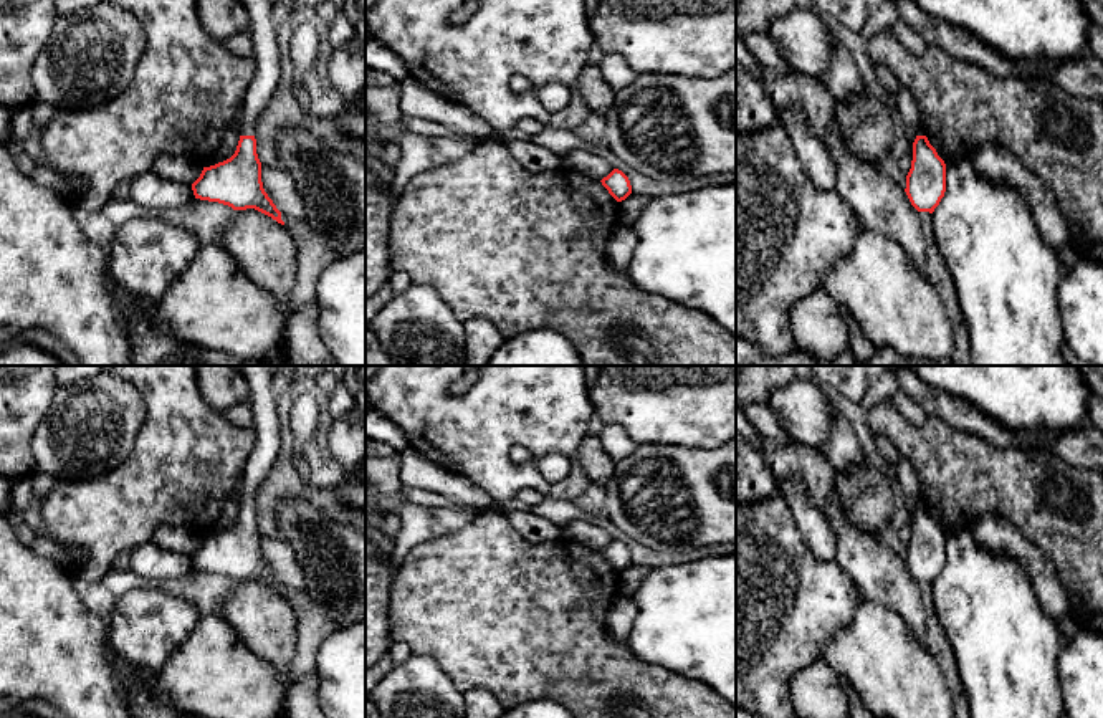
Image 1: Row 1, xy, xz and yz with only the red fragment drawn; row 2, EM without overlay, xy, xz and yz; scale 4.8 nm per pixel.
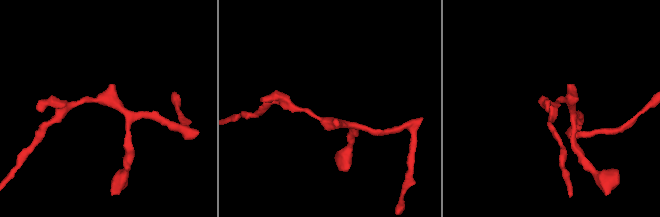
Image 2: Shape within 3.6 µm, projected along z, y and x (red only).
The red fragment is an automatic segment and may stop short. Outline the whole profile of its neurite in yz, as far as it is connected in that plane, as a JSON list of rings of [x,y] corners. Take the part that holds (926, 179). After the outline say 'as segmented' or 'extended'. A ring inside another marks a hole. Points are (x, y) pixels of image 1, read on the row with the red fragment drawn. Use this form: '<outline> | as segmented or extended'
[[[921,112],[916,134],[905,192],[918,212],[933,213],[946,192],[946,164],[926,137]]] | extended

